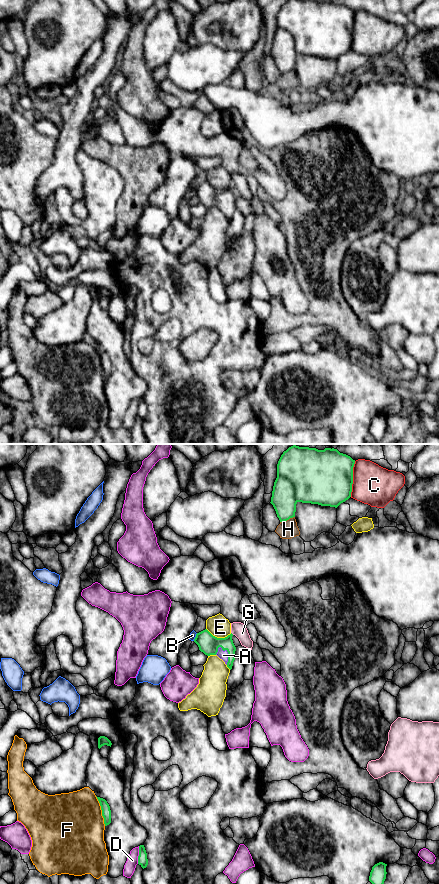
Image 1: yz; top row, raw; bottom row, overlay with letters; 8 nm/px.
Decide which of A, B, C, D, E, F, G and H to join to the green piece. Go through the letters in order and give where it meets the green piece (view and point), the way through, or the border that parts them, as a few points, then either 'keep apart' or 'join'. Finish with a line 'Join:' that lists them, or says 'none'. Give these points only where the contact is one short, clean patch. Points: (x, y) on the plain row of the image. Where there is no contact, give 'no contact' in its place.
A: contact yz (228, 206); way yz (208, 196), (220, 198), (228, 206), (223, 207); join
B: contact yz (195, 189); keep apart
C: contact yz (352, 31); keep apart
D: contact yz (139, 407); keep apart
E: contact yz (219, 190); keep apart
F: contact yz (102, 363); keep apart
G: no contact; keep apart
H: contact yz (287, 71); keep apart
Join: A

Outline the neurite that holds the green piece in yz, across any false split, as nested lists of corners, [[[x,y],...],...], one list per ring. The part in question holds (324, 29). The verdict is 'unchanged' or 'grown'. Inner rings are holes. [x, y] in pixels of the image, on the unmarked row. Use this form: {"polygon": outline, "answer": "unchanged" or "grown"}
{"polygon": [[[288,0],[277,16],[271,56],[280,74],[295,69],[298,54],[337,60],[351,49],[355,12],[334,0]]], "answer": "unchanged"}

